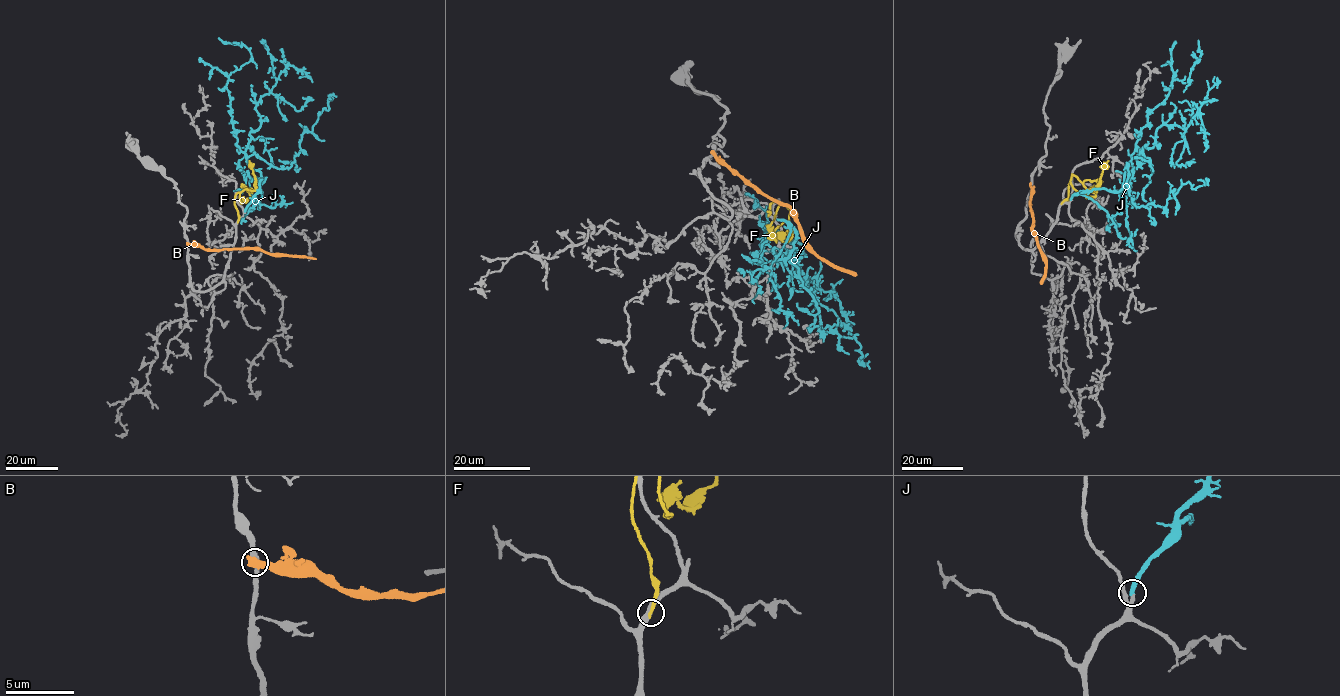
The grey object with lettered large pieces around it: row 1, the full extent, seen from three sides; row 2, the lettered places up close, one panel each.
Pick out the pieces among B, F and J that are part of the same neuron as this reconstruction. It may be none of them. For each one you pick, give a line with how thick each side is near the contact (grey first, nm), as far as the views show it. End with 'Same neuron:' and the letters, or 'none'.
J: Thickness 240 nm (grey) against 320 nm
Same neuron: J

